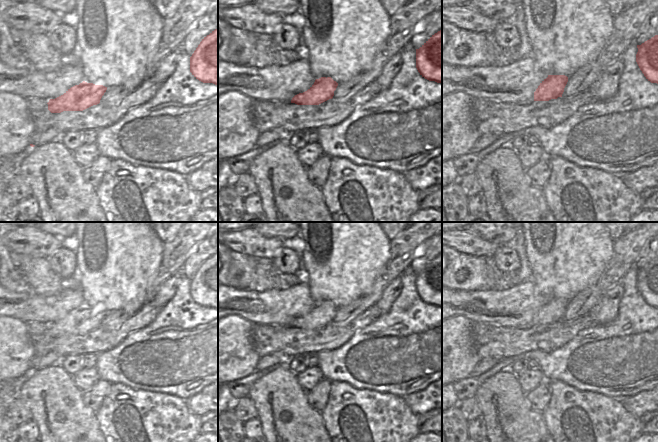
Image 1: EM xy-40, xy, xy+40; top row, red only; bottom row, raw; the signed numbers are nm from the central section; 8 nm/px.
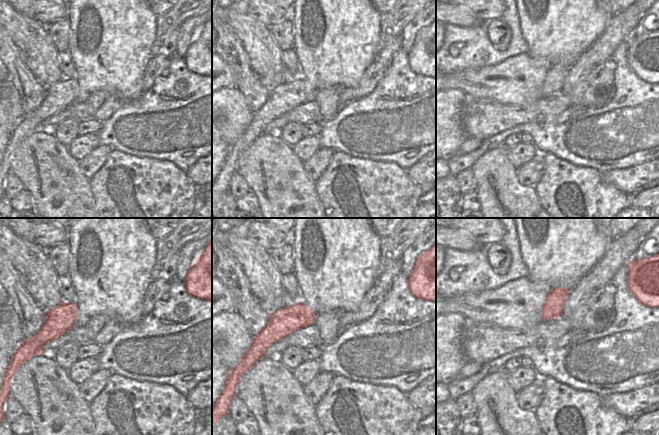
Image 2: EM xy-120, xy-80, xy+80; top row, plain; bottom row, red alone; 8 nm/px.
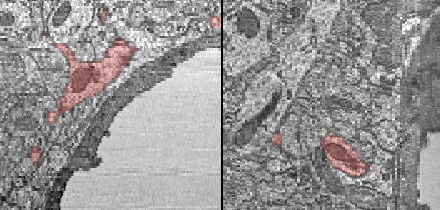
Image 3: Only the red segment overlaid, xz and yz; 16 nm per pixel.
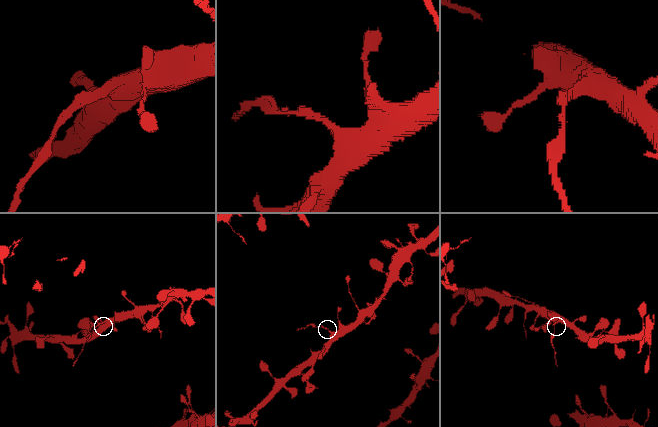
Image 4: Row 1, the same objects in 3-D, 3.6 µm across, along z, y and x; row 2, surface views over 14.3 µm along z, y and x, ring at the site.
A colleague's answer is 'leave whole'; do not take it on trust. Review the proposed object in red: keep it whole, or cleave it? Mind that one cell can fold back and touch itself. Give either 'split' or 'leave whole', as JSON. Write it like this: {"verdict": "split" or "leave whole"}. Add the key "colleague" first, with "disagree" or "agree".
{"colleague": "disagree", "verdict": "split"}

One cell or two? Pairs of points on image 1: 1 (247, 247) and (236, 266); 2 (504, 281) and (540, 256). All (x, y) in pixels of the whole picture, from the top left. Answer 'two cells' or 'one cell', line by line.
1: two cells
2: two cells

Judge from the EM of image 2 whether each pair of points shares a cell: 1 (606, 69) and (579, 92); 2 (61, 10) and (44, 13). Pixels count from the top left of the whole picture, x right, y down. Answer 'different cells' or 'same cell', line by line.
1: same cell
2: same cell

